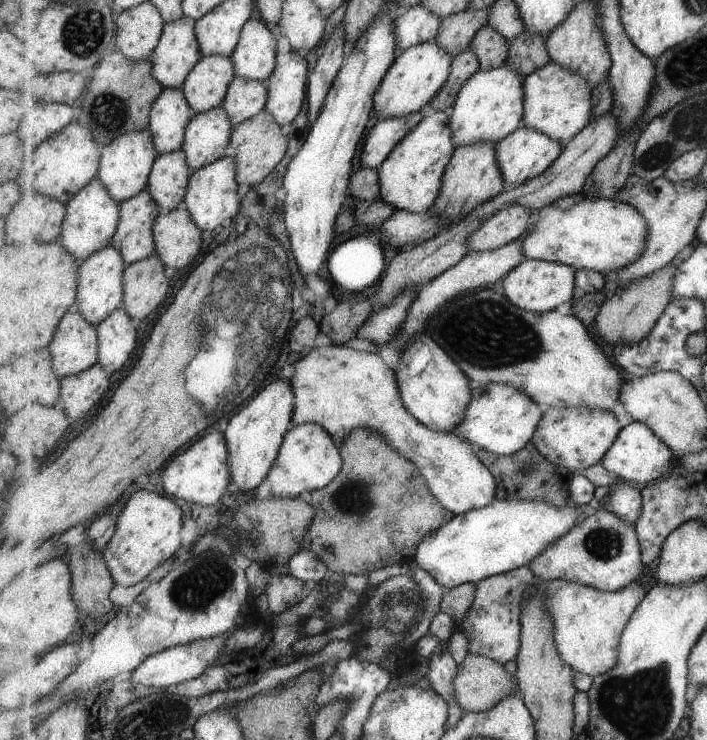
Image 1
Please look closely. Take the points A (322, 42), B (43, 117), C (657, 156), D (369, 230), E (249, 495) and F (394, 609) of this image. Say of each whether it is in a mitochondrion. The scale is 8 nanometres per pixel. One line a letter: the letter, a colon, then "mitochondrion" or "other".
A: other
B: other
C: mitochondrion
D: other
E: other
F: mitochondrion

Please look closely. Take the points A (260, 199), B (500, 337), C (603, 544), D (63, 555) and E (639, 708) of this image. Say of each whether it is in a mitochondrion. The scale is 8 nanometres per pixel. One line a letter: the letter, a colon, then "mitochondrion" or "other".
A: other
B: mitochondrion
C: mitochondrion
D: other
E: mitochondrion

